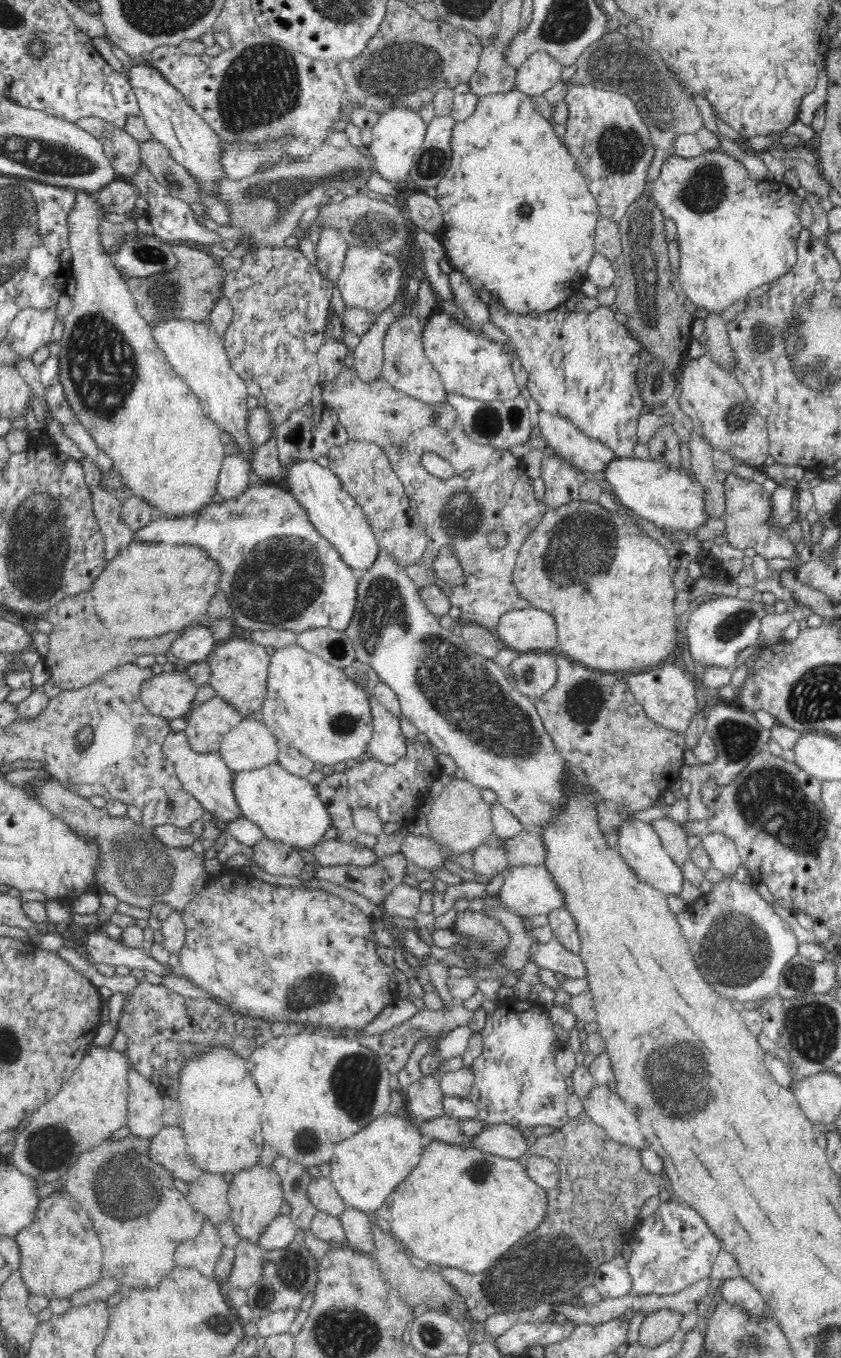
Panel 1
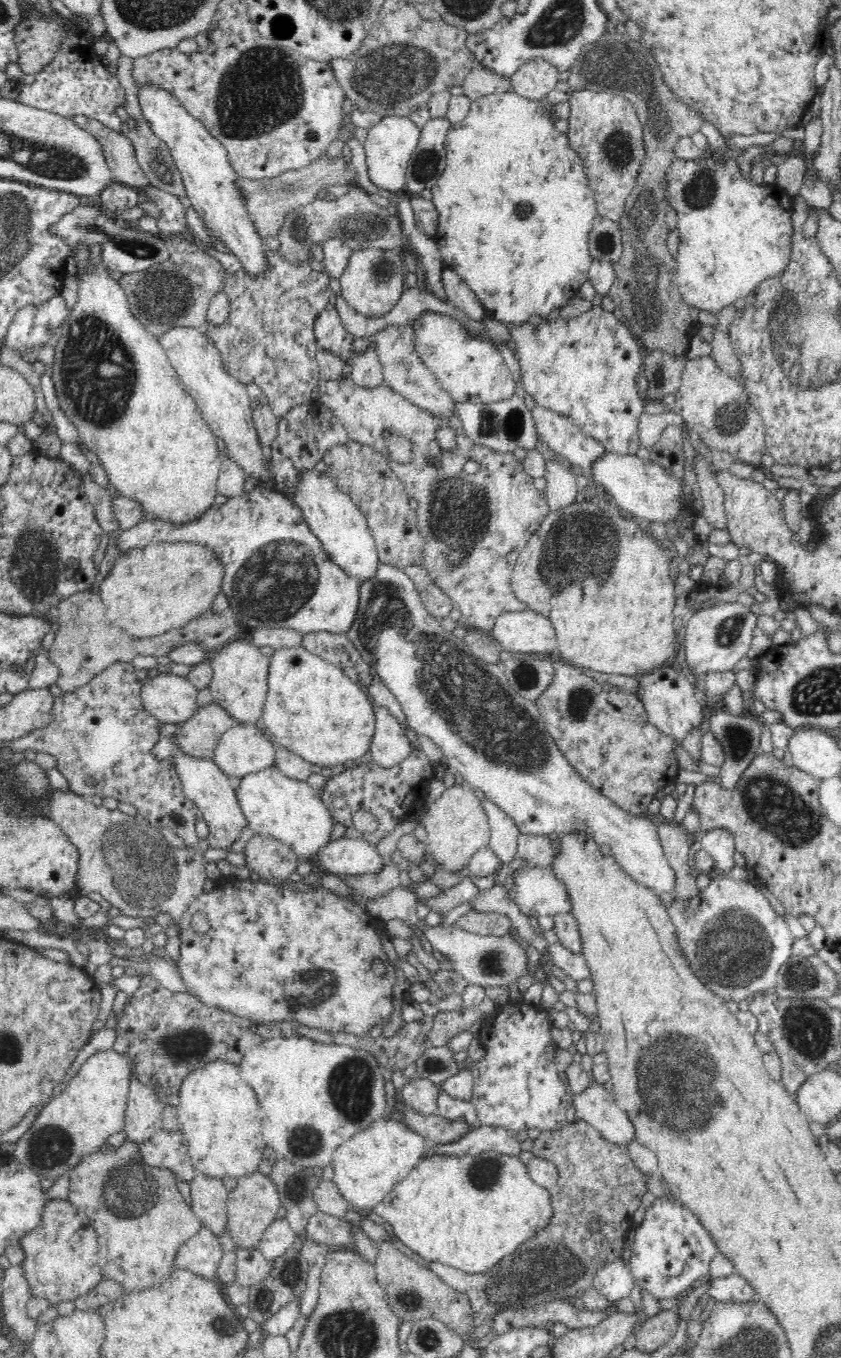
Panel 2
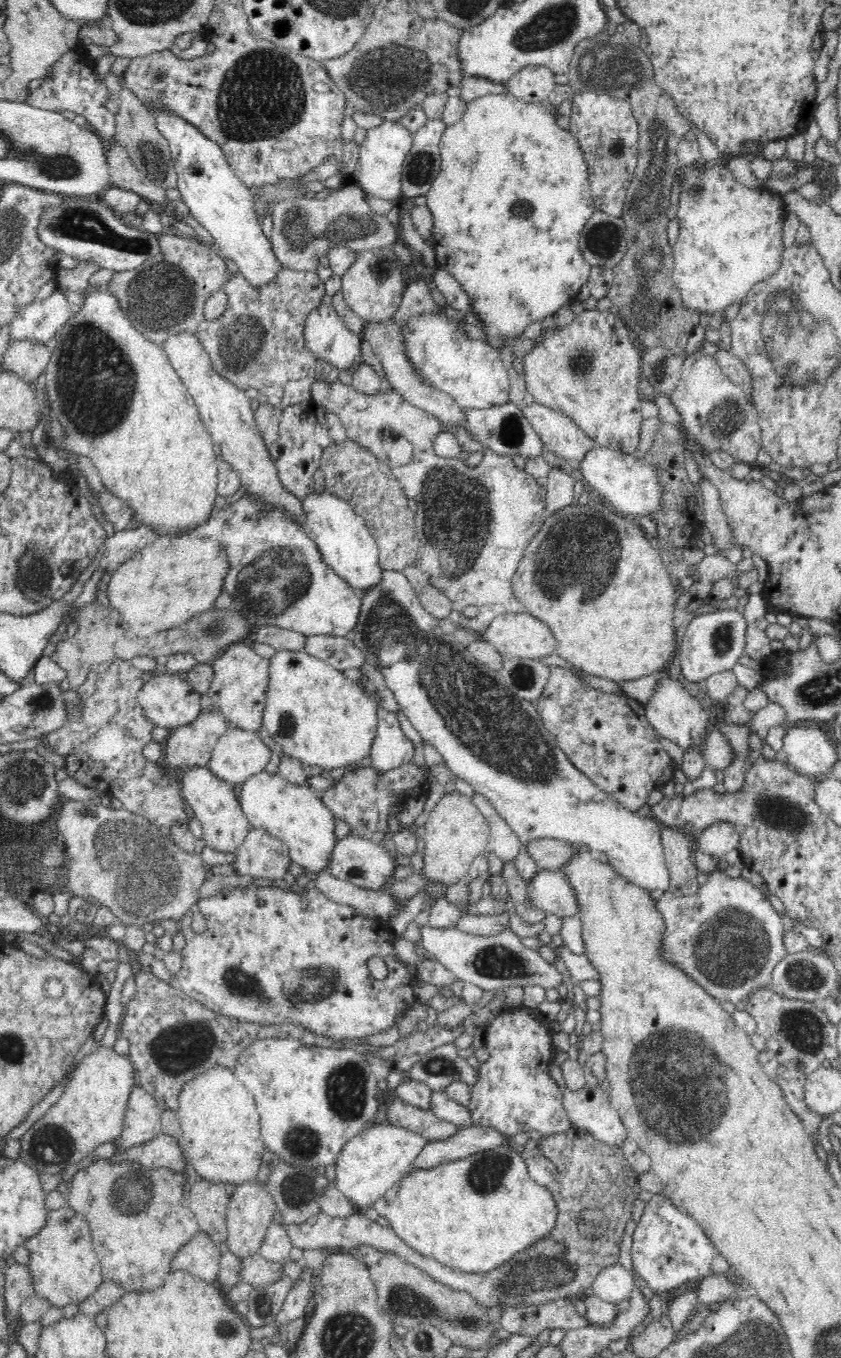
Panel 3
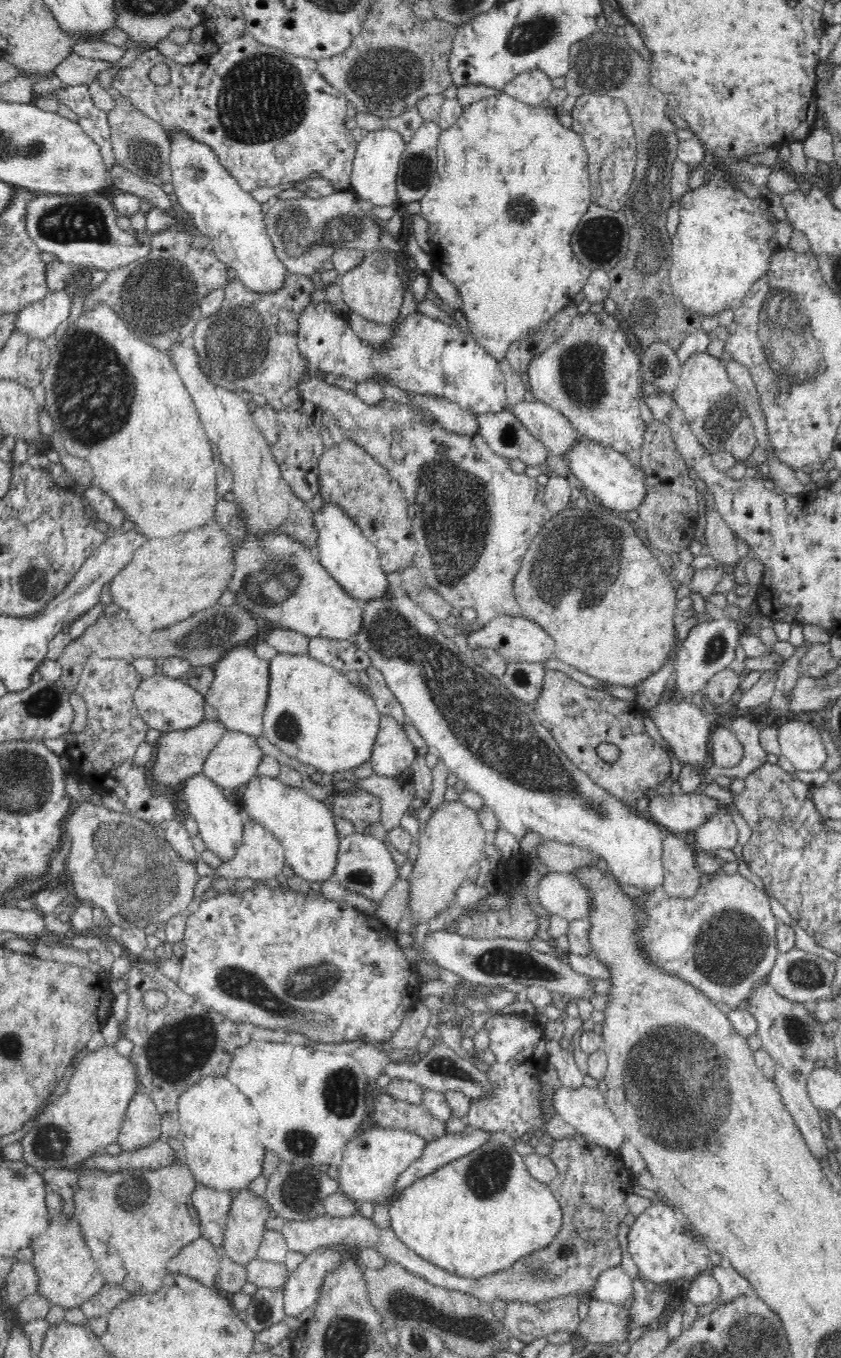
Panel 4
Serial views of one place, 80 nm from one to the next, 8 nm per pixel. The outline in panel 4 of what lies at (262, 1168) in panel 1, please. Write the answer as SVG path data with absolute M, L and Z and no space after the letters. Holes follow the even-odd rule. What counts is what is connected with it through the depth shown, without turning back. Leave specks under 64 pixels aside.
M250 1190L238 1191L232 1198L222 1247L235 1264L248 1266L256 1258L270 1216L270 1205Z

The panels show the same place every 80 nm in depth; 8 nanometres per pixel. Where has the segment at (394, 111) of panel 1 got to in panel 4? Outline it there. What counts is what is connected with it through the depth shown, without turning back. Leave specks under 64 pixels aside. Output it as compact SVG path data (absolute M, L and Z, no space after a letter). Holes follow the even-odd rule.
M386 126L380 130L367 132L358 143L350 178L351 189L359 201L366 203L368 207L372 205L398 206L397 175L406 144L407 142L402 139L398 131L388 129Z

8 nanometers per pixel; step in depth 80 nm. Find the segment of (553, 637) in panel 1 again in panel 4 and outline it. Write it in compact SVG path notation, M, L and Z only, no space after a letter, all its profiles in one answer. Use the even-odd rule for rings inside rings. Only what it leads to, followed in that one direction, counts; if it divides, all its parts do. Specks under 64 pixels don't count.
M498 615L481 630L468 634L468 648L490 648L496 650L508 662L544 664L554 655L556 644L550 635L538 623L524 616Z

